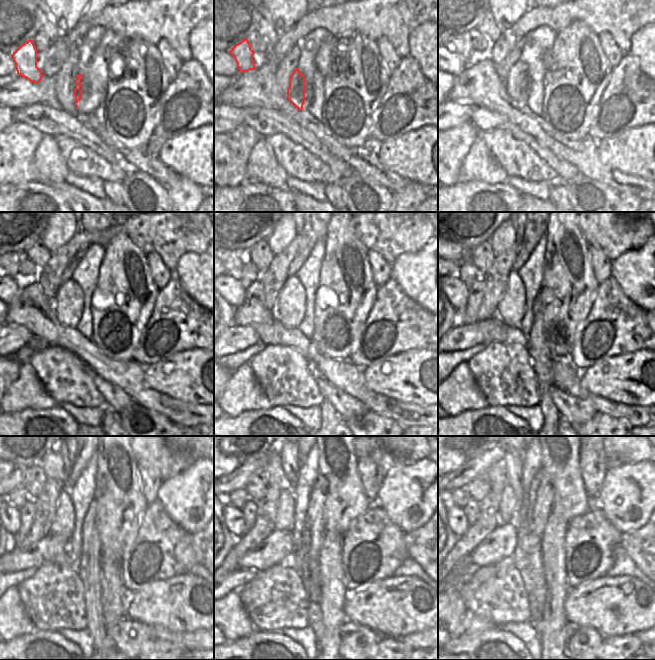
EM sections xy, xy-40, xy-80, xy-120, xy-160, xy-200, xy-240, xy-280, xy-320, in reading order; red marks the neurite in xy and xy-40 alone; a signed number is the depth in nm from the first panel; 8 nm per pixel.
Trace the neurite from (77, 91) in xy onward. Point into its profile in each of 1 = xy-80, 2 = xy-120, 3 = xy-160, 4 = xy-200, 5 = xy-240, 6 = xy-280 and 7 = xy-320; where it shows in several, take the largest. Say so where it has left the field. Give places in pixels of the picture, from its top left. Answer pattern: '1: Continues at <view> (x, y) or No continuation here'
1: Continues at xy-80 (518, 81)
2: Continues at xy-120 (68, 303)
3: Continues at xy-160 (289, 309)
4: Continues at xy-200 (511, 308)
5: Continues at xy-240 (63, 525)
6: Continues at xy-280 (285, 519)
7: Continues at xy-320 (509, 511)

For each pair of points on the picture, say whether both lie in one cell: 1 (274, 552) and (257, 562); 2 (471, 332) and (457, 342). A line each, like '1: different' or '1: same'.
1: same
2: same

